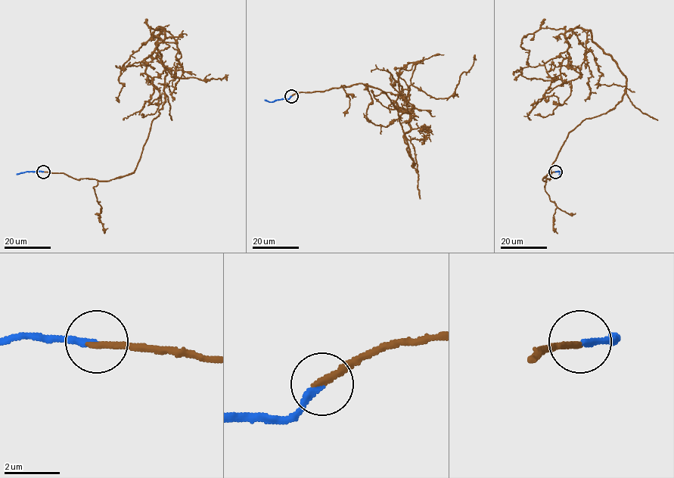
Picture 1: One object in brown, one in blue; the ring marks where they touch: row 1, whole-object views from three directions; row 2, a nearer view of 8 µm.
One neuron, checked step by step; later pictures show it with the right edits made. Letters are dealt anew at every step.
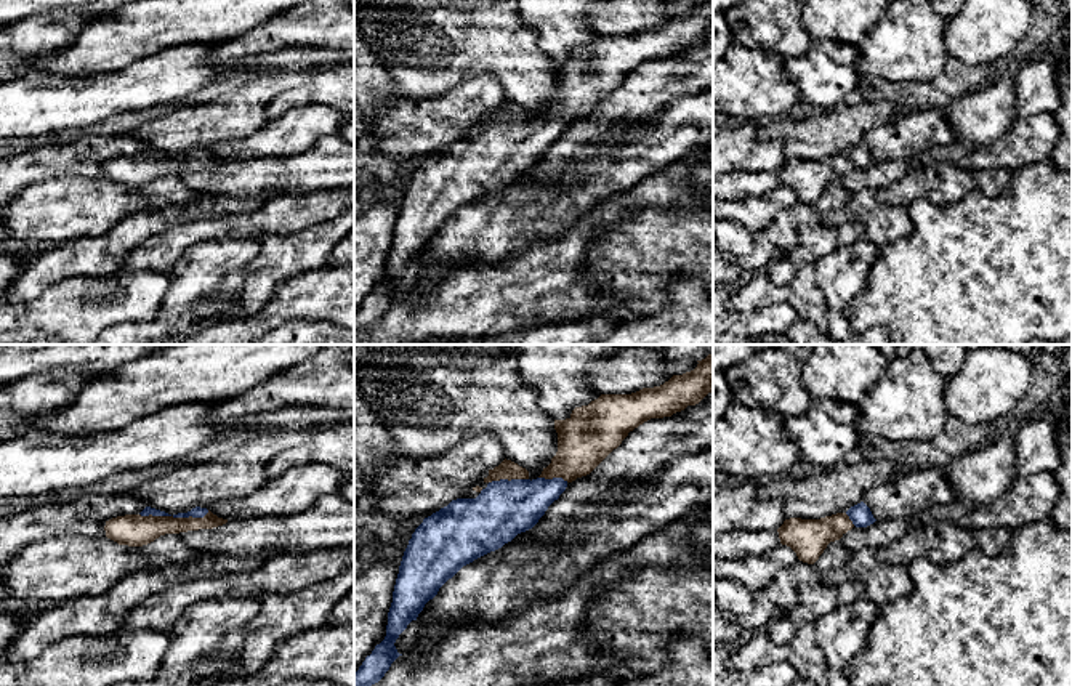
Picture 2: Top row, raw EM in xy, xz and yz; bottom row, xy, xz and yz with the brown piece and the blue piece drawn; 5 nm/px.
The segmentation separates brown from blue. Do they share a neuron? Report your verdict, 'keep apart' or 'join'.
join

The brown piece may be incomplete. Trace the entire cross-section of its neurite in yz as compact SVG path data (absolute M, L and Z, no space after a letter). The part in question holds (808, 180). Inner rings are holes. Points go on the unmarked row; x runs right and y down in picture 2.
M860 143L846 154L820 160L790 159L777 170L782 186L790 188L800 202L814 205L830 183L840 181L848 172L873 165L870 149Z

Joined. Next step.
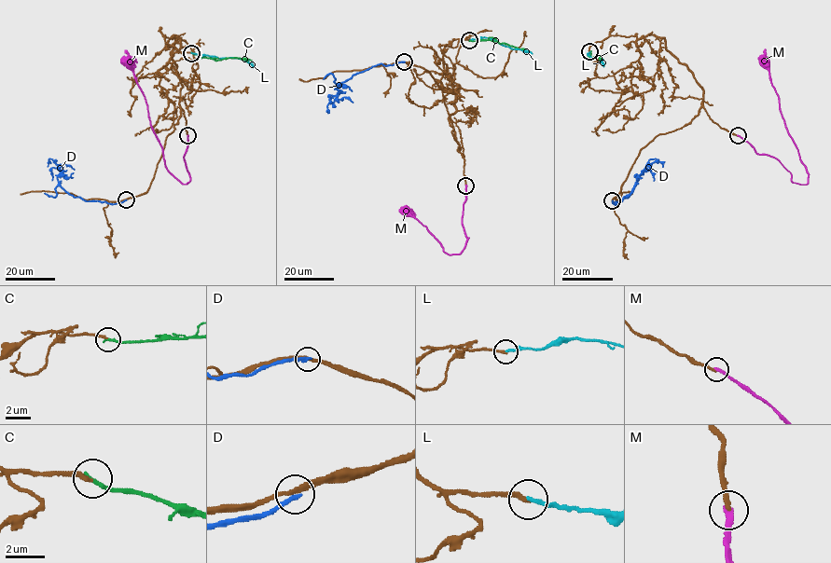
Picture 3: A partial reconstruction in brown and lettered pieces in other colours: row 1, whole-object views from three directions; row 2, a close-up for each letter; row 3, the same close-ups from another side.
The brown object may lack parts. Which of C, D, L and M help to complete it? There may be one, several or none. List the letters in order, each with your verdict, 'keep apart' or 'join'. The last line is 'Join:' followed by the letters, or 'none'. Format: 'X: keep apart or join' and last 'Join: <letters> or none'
C: join
D: keep apart
L: keep apart
M: keep apart
Join: C

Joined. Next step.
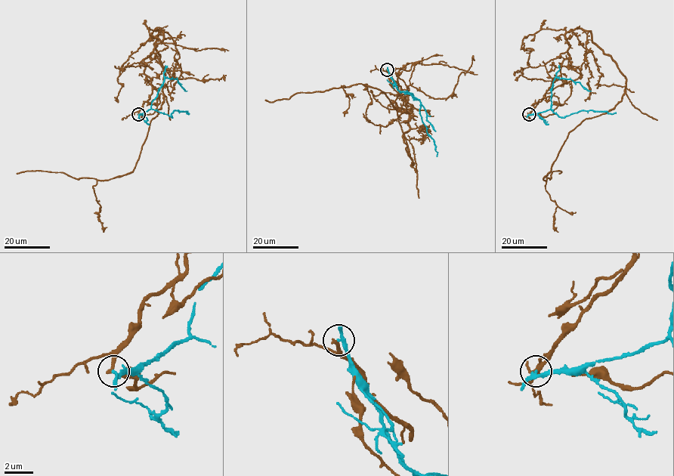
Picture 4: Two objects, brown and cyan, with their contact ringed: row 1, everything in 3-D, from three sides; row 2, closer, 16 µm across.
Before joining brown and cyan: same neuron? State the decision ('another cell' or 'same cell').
another cell

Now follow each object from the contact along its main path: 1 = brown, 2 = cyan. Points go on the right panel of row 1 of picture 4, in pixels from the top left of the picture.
1: (529, 114), (569, 55), (565, 35), (588, 30), (626, 78), (625, 93), (570, 132), (544, 180), (559, 174)
2: (529, 114), (550, 109), (560, 117), (582, 110), (607, 111), (612, 114), (616, 112)

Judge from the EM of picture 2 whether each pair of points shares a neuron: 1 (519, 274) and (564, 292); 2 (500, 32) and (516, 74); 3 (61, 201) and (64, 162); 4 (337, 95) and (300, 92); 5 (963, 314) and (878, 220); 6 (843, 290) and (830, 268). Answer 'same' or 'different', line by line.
1: same
2: same
3: different
4: same
5: different
6: same

